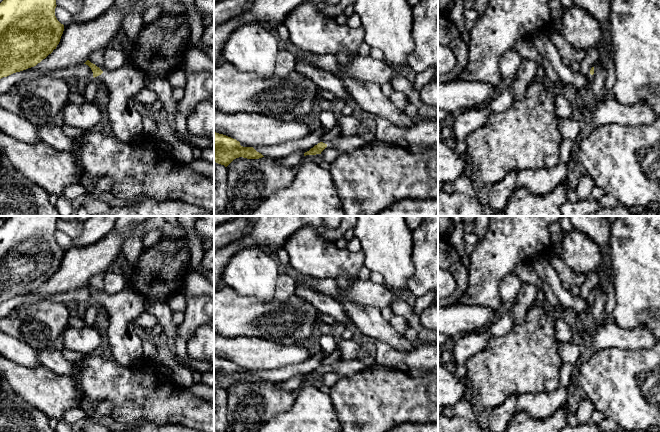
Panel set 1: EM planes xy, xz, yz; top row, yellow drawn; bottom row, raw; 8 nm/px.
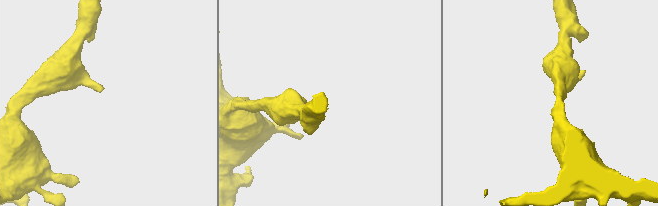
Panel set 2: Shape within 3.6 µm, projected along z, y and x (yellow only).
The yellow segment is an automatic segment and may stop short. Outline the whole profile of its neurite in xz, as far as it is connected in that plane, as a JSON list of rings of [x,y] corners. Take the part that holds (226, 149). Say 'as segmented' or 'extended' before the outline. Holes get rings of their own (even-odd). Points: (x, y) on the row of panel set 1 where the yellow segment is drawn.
as segmented | [[[214,132],[214,162],[227,167],[239,157],[259,159],[264,156],[253,147],[243,147],[236,139]]]

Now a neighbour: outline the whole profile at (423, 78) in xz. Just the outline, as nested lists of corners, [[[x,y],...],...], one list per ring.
[[[429,67],[421,73],[417,73],[415,79],[413,80],[414,90],[420,91],[426,84],[433,81],[437,71],[437,67]]]

